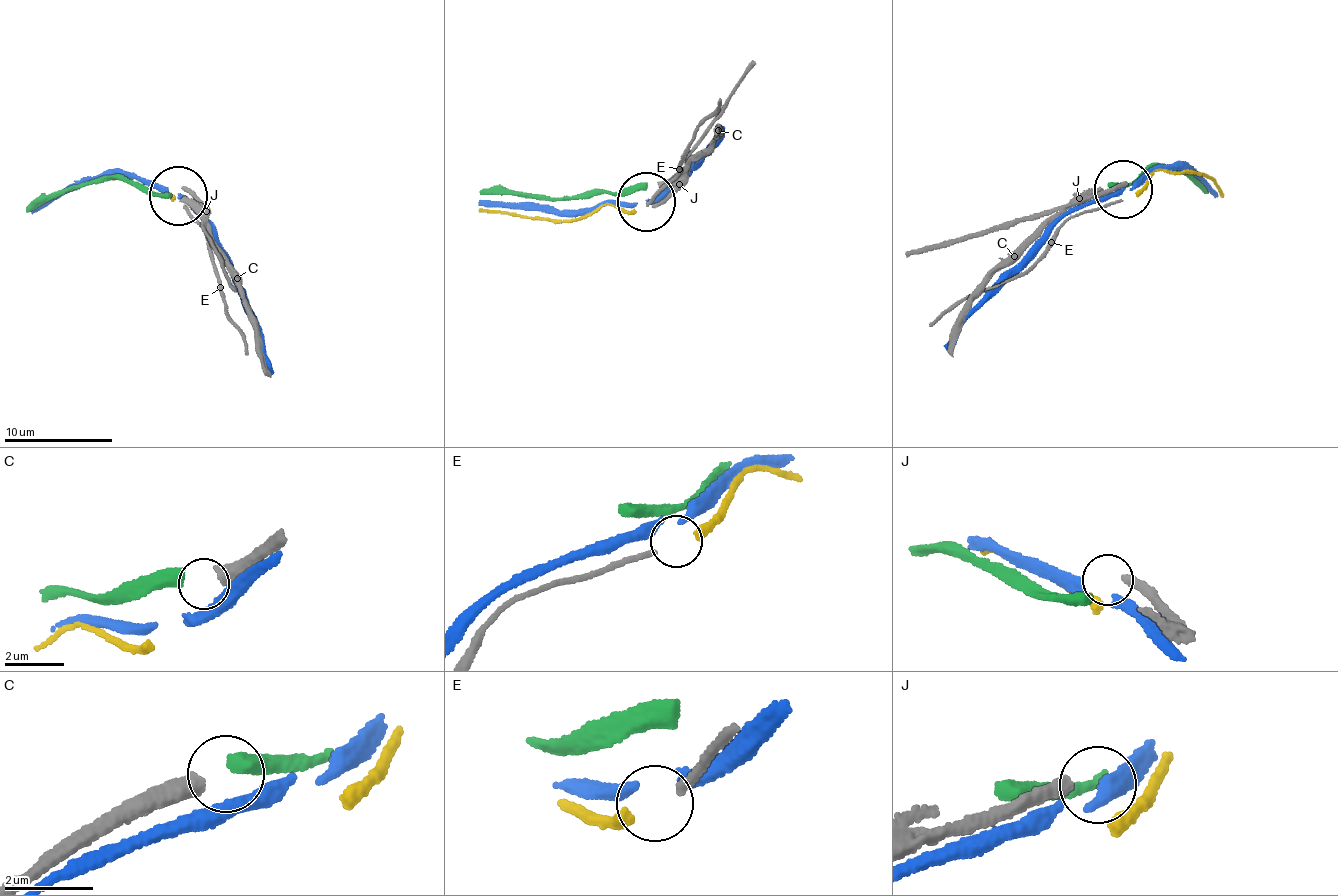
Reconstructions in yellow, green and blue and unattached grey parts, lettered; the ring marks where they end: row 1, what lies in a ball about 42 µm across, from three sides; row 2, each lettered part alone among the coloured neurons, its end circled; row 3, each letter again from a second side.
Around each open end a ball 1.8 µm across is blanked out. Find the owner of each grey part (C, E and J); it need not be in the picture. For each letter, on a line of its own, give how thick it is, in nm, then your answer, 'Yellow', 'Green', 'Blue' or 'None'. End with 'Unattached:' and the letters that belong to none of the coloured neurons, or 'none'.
C: Thickness 480 nm. Green
E: Thickness 190 nm. Yellow
J: Thickness 280 nm. None
Unattached: J

